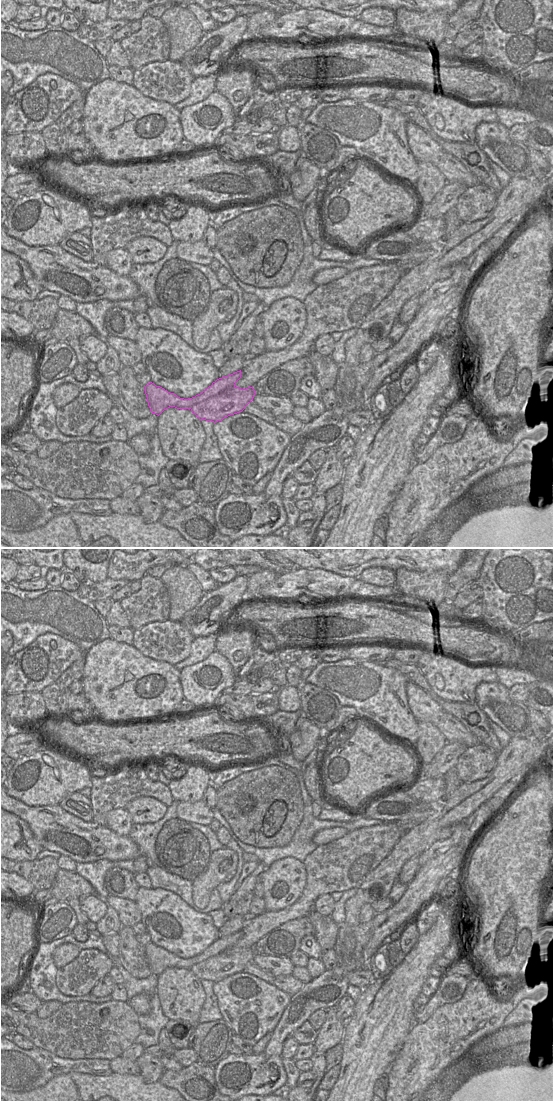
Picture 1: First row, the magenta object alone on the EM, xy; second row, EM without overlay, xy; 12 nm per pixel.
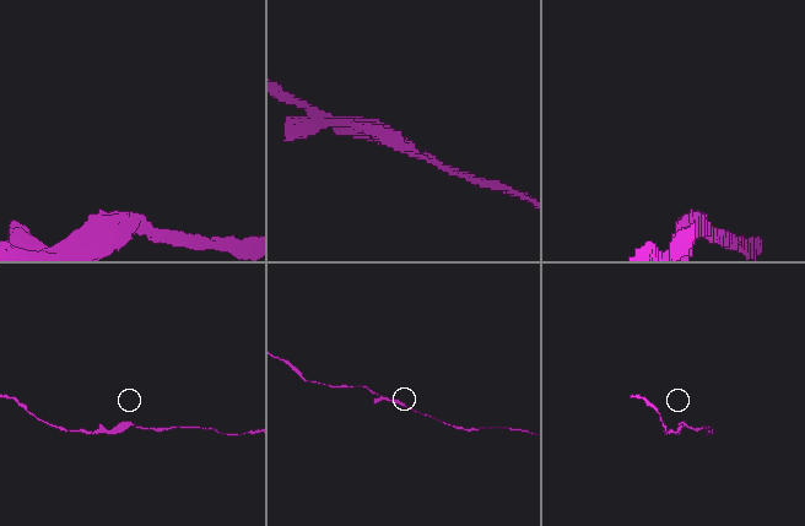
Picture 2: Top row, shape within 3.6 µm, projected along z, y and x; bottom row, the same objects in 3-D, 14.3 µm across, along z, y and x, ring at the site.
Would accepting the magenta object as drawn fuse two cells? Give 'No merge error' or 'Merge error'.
Merge error

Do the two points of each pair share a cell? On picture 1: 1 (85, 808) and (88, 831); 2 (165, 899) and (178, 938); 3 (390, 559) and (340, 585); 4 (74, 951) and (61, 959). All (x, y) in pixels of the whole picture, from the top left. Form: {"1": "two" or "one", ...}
{"1": "two", "2": "one", "3": "two", "4": "one"}

